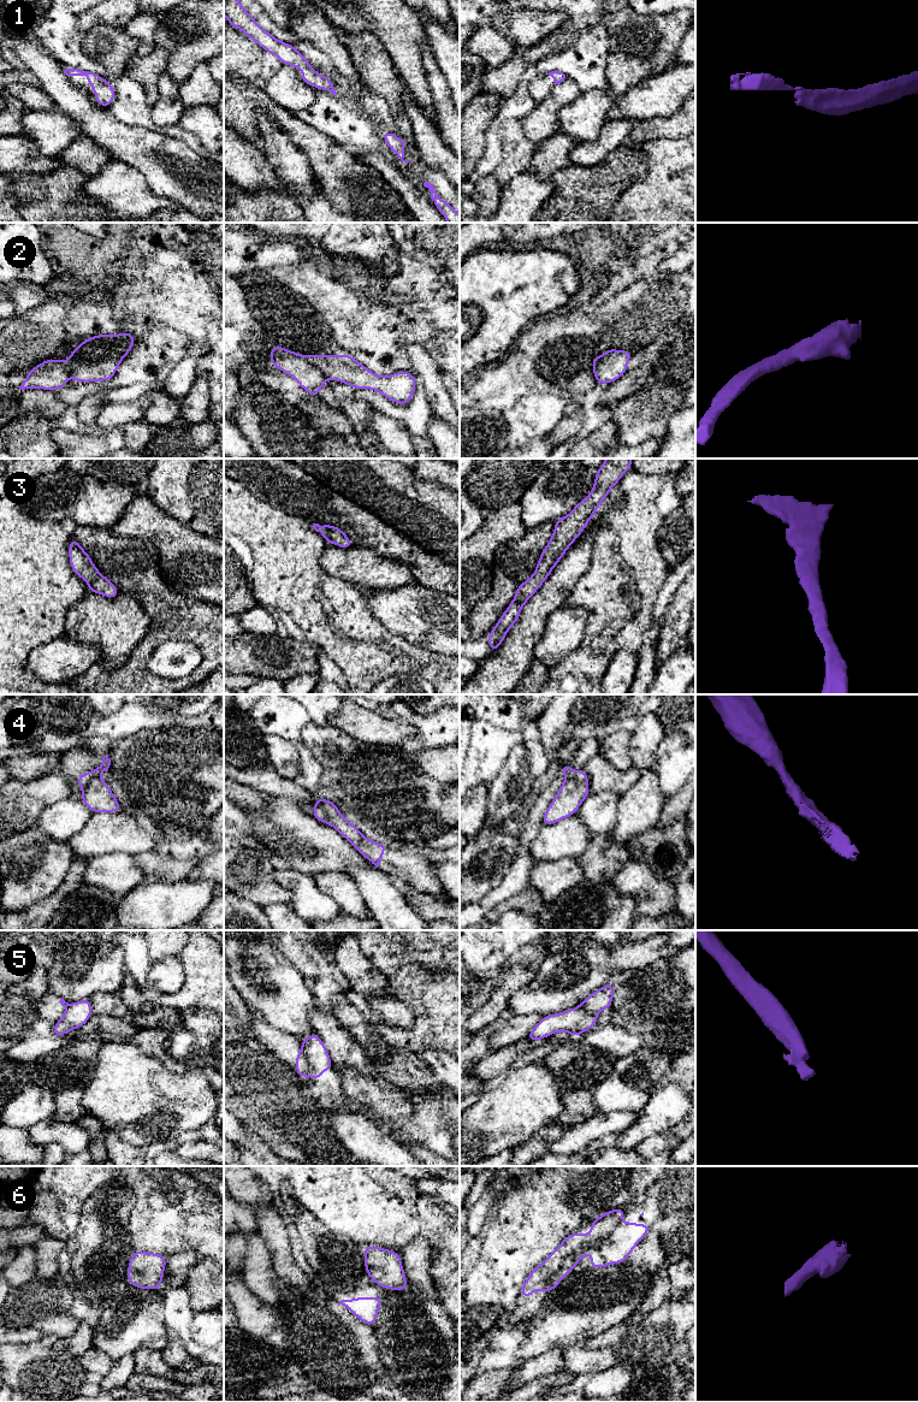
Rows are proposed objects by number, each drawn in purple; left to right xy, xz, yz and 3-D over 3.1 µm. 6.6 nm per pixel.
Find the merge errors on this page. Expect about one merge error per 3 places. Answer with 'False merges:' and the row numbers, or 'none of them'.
False merges: 2, 4, 5

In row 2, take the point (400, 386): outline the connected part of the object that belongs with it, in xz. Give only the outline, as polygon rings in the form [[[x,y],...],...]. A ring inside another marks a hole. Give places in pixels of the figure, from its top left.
[[[350,354],[304,355],[304,357],[326,379],[340,381],[356,390],[374,390],[401,406],[409,403],[416,390],[416,380],[409,371],[399,371],[391,375],[381,377],[374,374]]]

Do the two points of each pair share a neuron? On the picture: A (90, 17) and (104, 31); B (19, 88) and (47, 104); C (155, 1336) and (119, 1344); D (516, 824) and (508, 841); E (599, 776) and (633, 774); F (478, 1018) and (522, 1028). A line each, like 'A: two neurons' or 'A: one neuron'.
A: two neurons
B: one neuron
C: one neuron
D: one neuron
E: one neuron
F: two neurons

